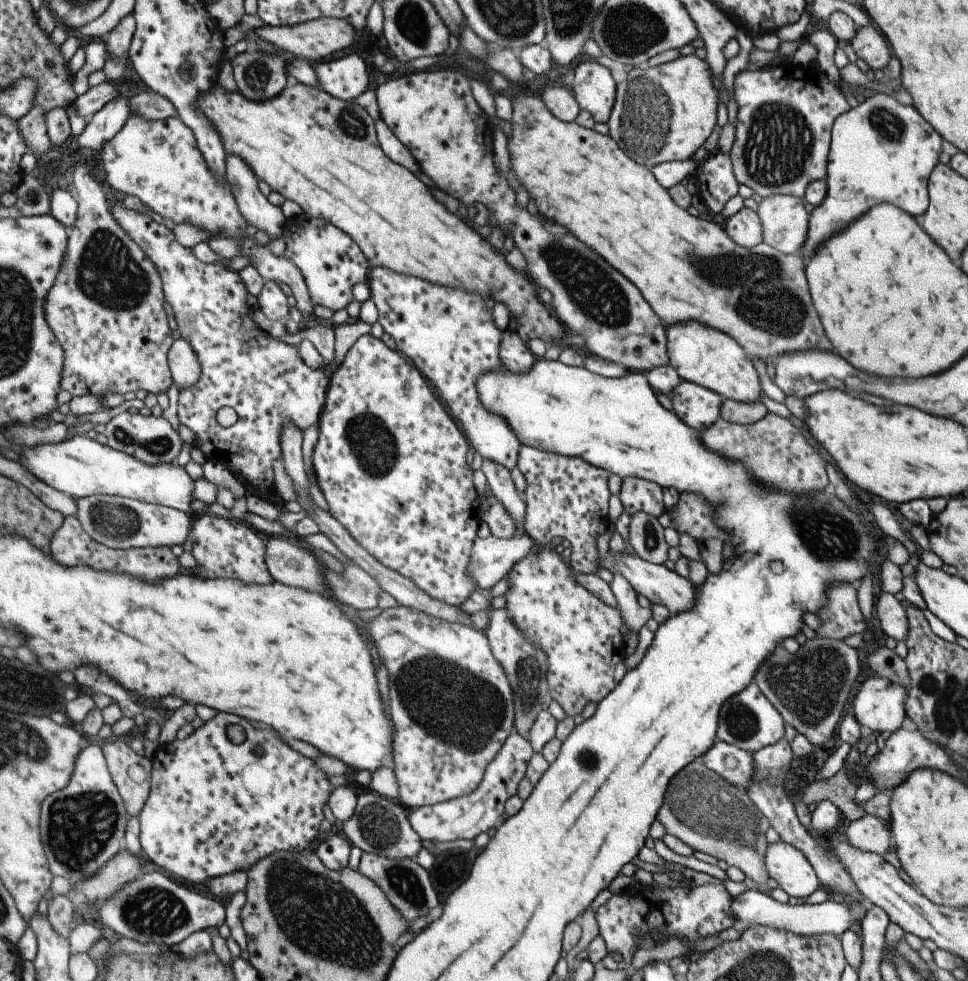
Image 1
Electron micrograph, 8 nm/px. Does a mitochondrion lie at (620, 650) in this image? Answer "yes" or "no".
no

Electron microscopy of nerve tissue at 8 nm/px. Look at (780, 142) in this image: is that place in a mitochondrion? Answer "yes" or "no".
yes

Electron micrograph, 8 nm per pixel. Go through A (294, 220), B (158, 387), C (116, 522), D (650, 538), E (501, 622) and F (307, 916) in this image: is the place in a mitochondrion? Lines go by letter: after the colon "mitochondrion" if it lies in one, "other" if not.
A: other
B: other
C: mitochondrion
D: mitochondrion
E: other
F: mitochondrion

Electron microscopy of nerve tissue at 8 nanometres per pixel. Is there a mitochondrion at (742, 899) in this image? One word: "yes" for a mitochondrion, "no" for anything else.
no

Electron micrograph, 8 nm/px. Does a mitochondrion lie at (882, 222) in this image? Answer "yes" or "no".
no

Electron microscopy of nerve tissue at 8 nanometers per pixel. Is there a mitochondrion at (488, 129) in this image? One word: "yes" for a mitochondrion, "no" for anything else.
no

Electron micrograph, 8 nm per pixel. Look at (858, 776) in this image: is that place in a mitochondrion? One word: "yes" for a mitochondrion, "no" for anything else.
no

